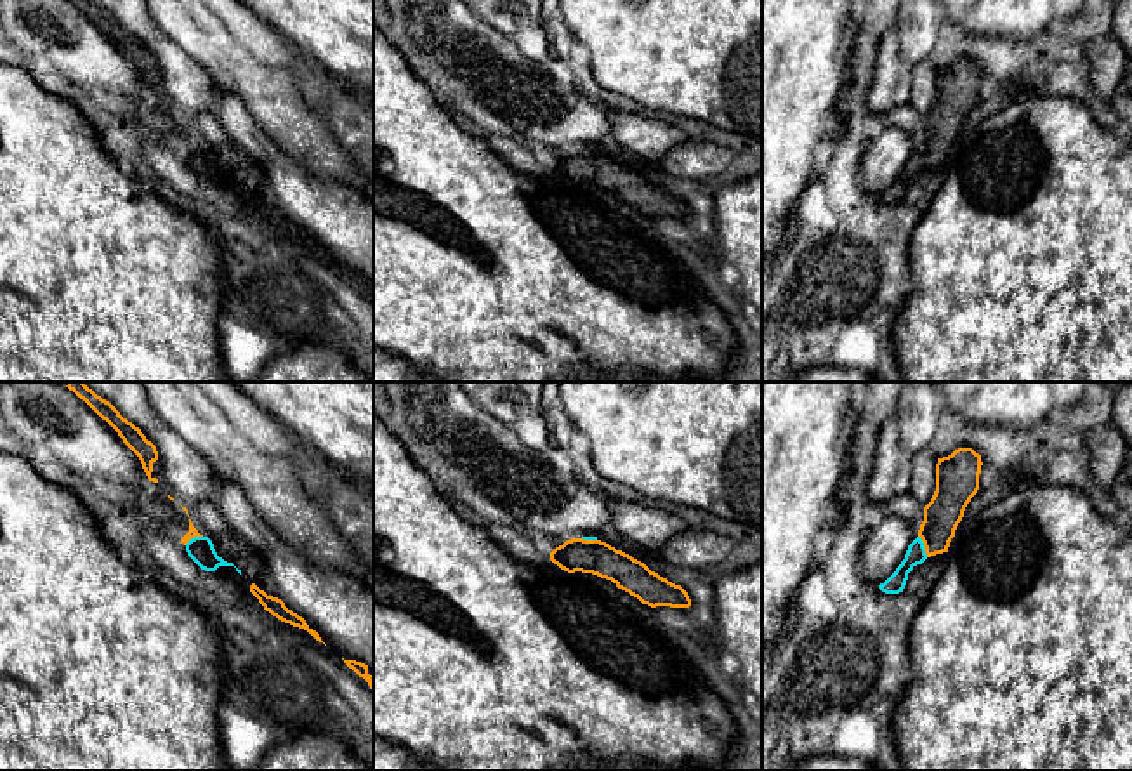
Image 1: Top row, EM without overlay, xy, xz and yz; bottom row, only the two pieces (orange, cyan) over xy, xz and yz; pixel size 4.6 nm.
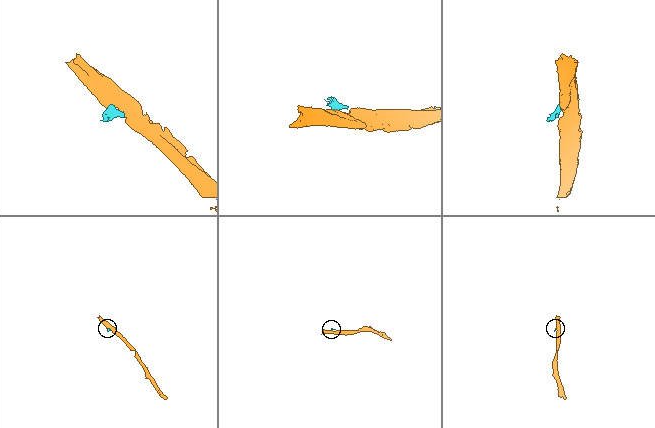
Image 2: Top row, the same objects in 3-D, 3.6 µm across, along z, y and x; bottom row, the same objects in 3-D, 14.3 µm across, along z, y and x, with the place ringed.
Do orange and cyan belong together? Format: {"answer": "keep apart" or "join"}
{"answer": "keep apart"}

